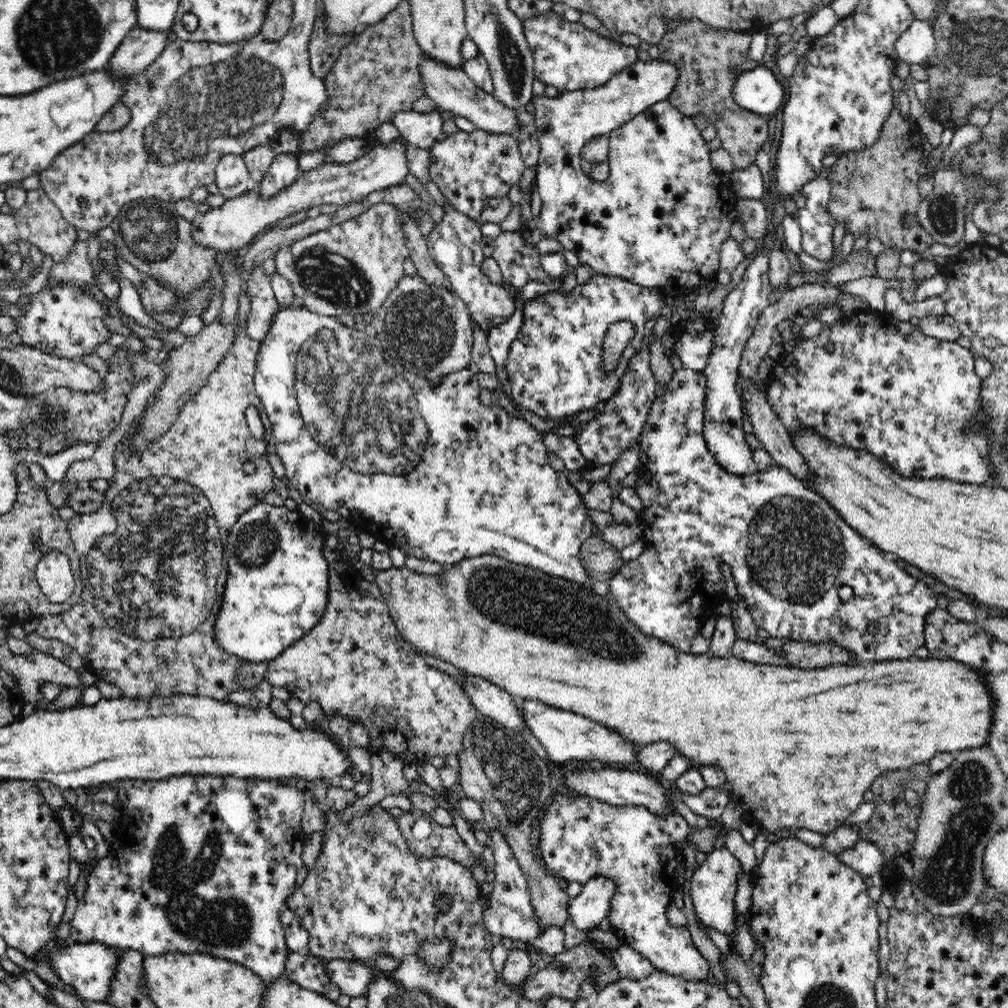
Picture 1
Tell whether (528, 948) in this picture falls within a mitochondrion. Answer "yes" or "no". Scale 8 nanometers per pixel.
no

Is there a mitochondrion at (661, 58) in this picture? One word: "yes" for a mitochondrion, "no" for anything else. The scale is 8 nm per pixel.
no

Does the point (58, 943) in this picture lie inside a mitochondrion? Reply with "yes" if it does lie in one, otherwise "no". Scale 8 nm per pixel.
no

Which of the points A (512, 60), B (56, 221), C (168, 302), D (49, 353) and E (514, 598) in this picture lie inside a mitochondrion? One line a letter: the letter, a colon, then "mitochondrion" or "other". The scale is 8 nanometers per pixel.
A: mitochondrion
B: other
C: mitochondrion
D: other
E: mitochondrion

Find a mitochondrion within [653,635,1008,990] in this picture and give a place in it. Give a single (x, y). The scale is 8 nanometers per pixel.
(947, 874)

